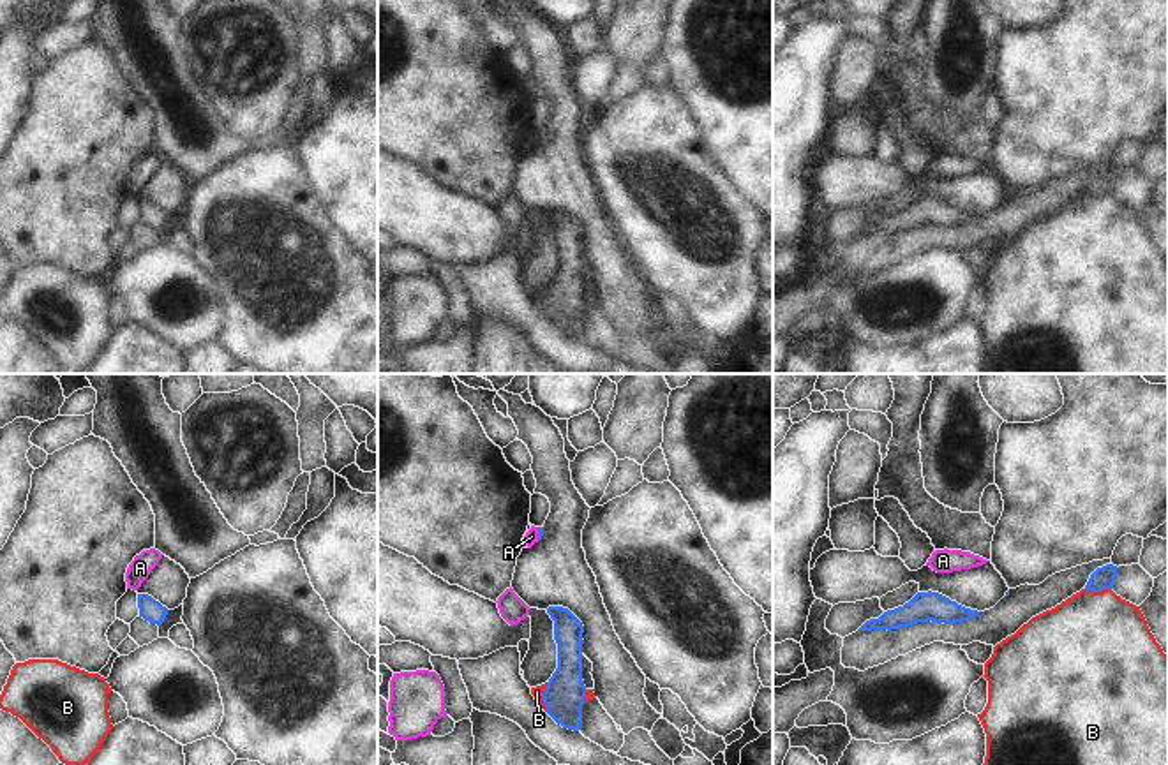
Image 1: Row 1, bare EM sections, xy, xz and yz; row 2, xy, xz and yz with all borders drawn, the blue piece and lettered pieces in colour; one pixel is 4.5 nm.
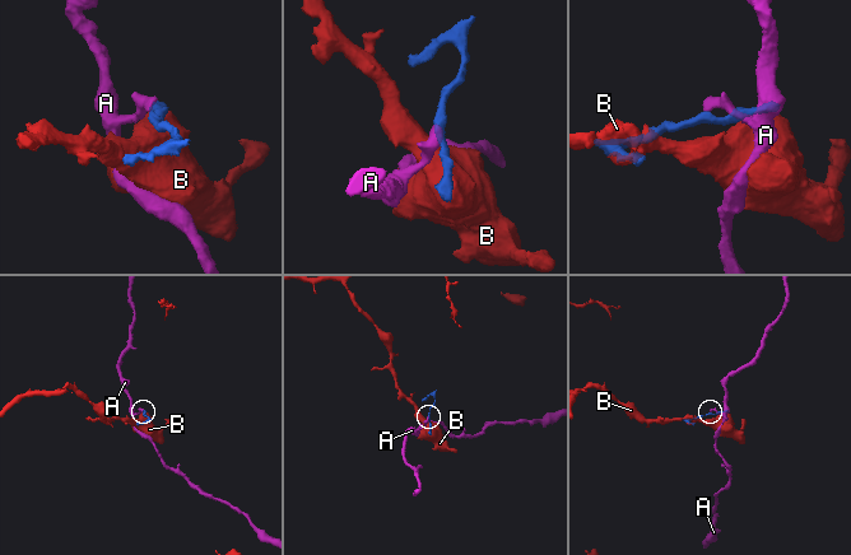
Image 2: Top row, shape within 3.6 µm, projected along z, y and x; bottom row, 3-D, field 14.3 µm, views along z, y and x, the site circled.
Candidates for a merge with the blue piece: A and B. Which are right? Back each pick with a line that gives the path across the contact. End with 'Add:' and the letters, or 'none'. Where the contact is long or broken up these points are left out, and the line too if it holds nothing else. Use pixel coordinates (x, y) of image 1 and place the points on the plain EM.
Add: none

